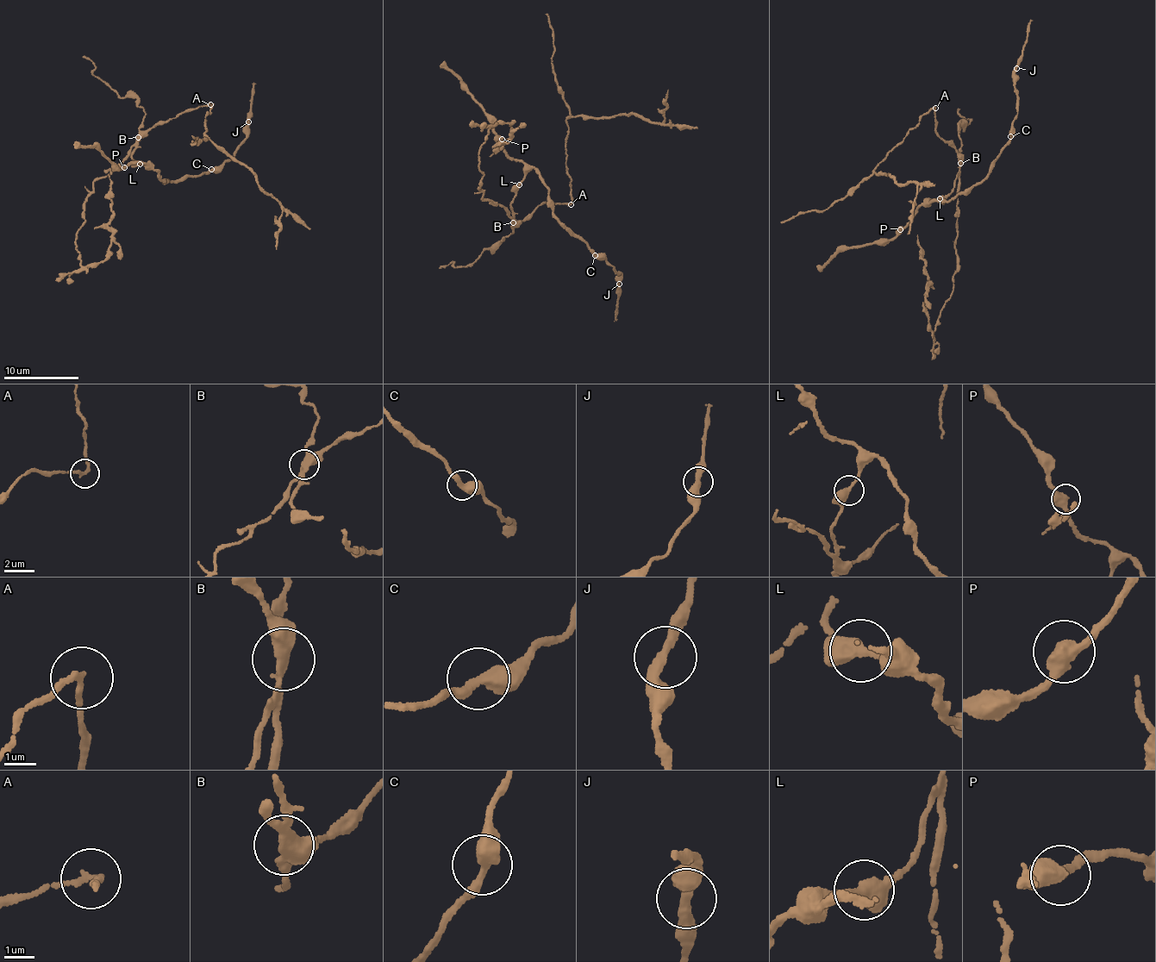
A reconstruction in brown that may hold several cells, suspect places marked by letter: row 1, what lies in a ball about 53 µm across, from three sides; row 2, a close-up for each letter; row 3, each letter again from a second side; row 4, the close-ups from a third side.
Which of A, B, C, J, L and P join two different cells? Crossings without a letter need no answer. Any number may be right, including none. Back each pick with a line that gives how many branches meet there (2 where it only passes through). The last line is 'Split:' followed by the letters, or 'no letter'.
A: 2
B: 3
Split: A, B

